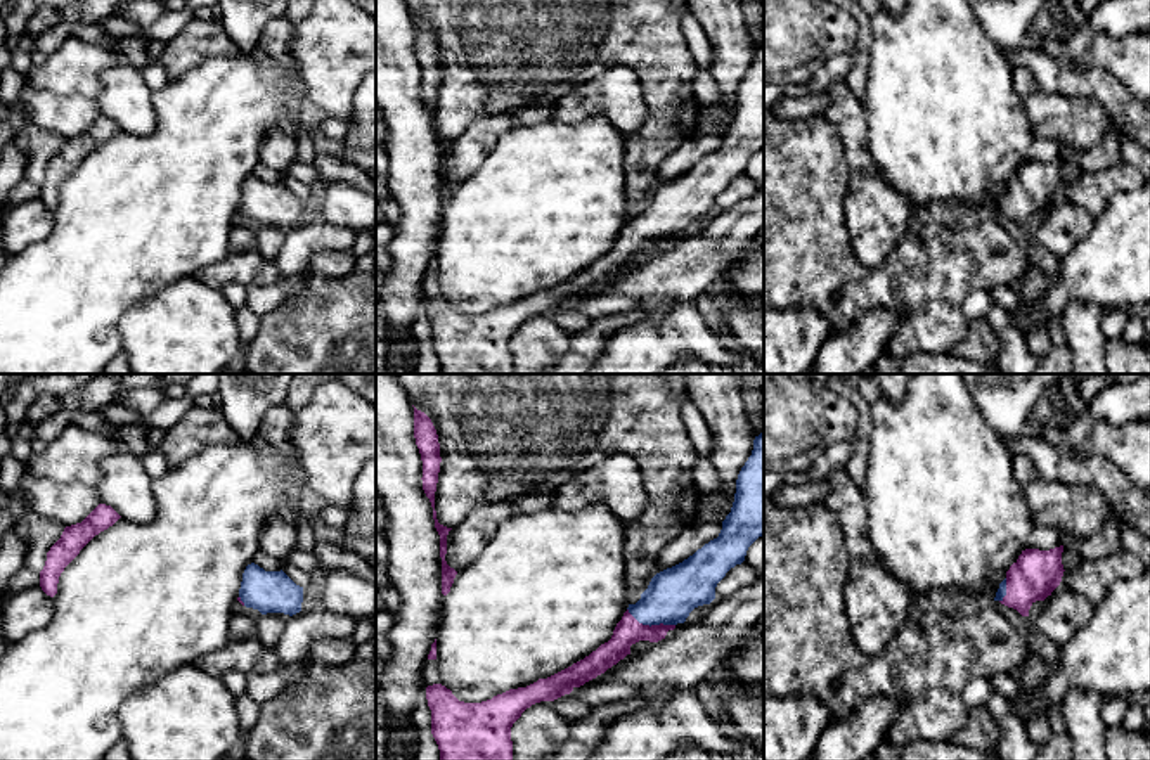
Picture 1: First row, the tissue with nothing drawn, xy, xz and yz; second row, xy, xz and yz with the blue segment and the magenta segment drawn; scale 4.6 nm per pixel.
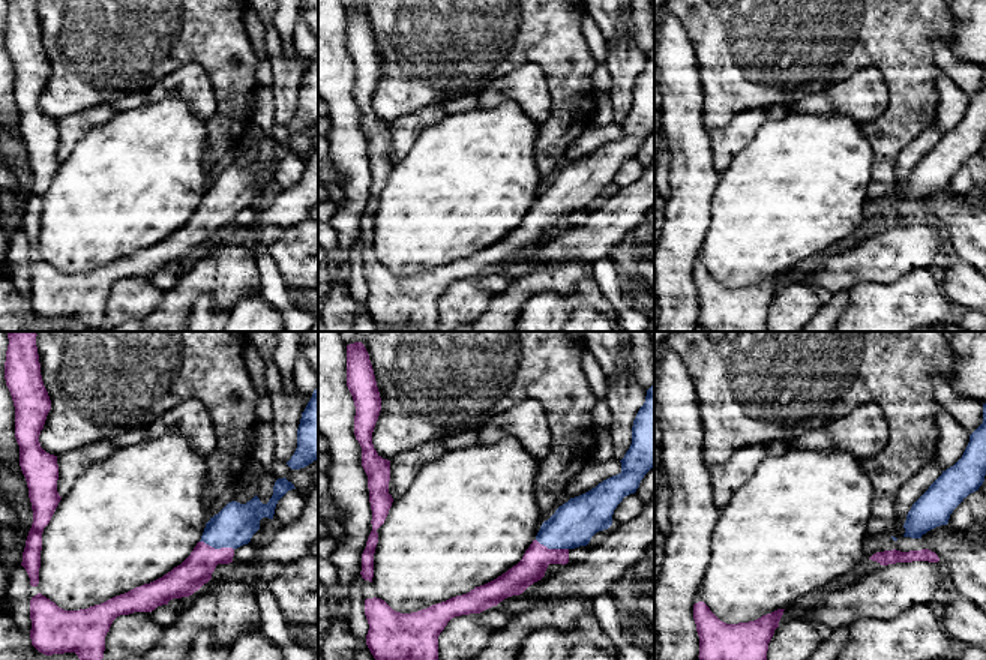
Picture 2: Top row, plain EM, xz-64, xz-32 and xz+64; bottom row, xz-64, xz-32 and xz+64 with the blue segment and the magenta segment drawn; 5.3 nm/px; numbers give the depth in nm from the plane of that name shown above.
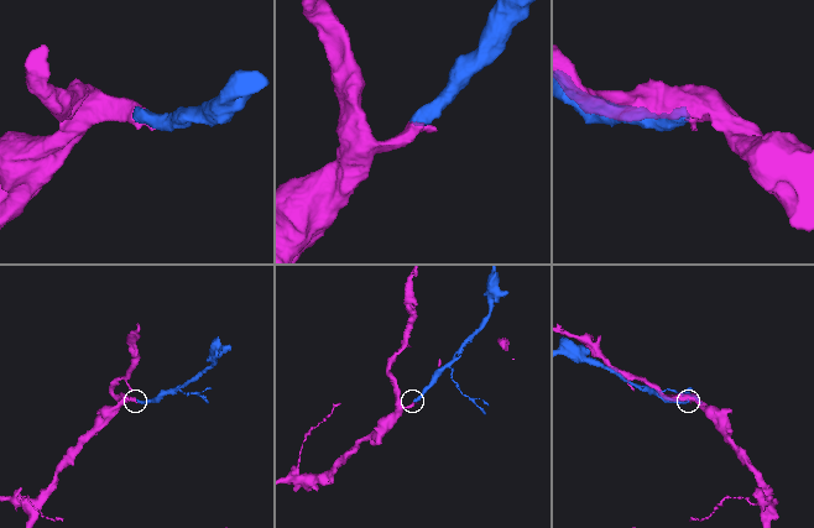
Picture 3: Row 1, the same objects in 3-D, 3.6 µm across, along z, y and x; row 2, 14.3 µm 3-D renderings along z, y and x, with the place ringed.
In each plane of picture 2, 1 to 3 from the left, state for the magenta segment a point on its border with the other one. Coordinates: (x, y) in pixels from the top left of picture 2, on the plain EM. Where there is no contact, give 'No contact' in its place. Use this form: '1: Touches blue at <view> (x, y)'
1: Touches blue at xz-64 (216, 212)
2: Touches blue at xz-32 (553, 212)
3: No contact

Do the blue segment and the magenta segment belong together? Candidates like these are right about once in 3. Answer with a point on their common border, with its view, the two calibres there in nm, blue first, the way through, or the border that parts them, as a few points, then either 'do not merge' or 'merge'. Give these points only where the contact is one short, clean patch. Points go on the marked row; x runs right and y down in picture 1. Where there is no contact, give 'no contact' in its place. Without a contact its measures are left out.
xz (650, 625) | 240/120 nm | across xz (672, 594), (650, 625), (634, 625), (629, 631) | merge

